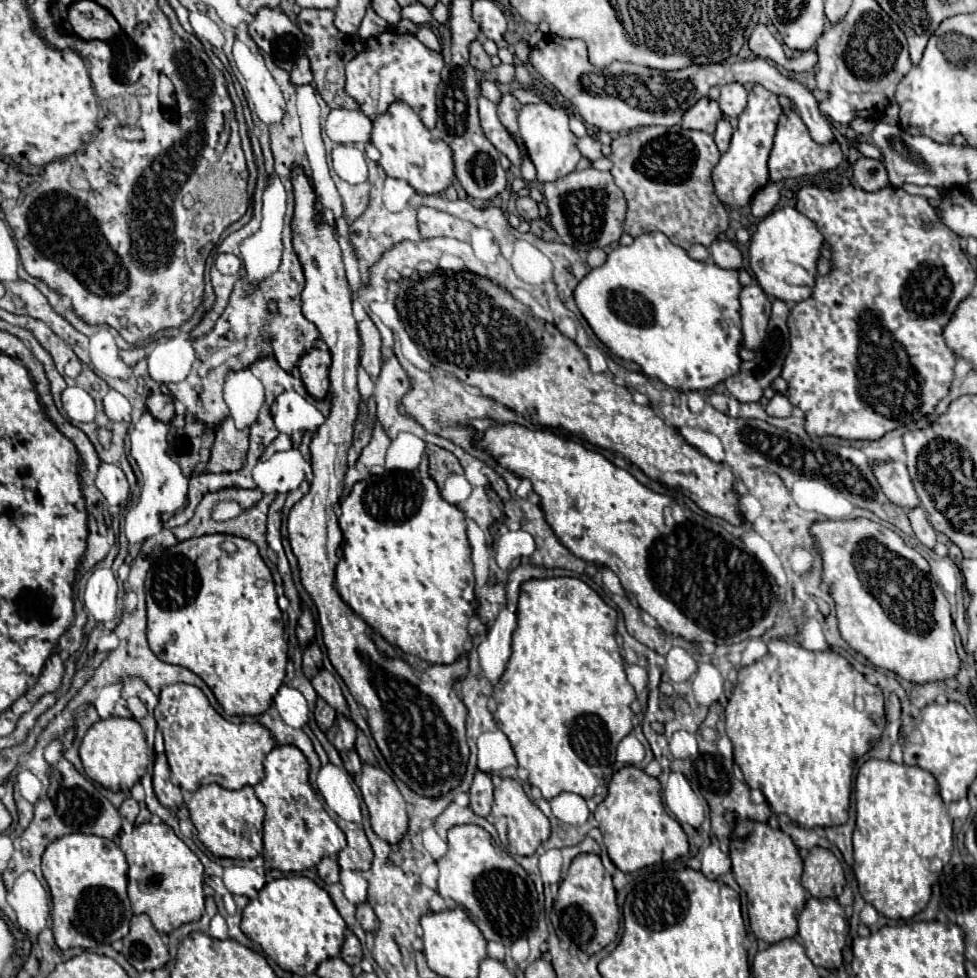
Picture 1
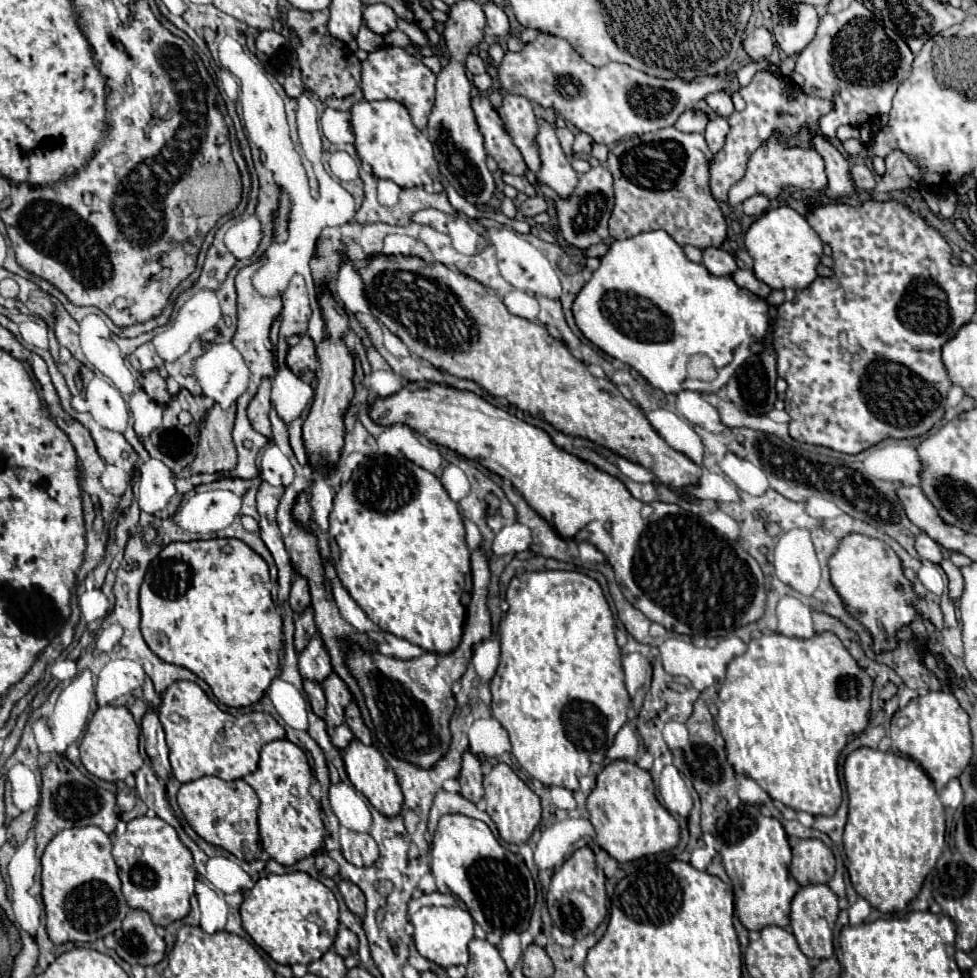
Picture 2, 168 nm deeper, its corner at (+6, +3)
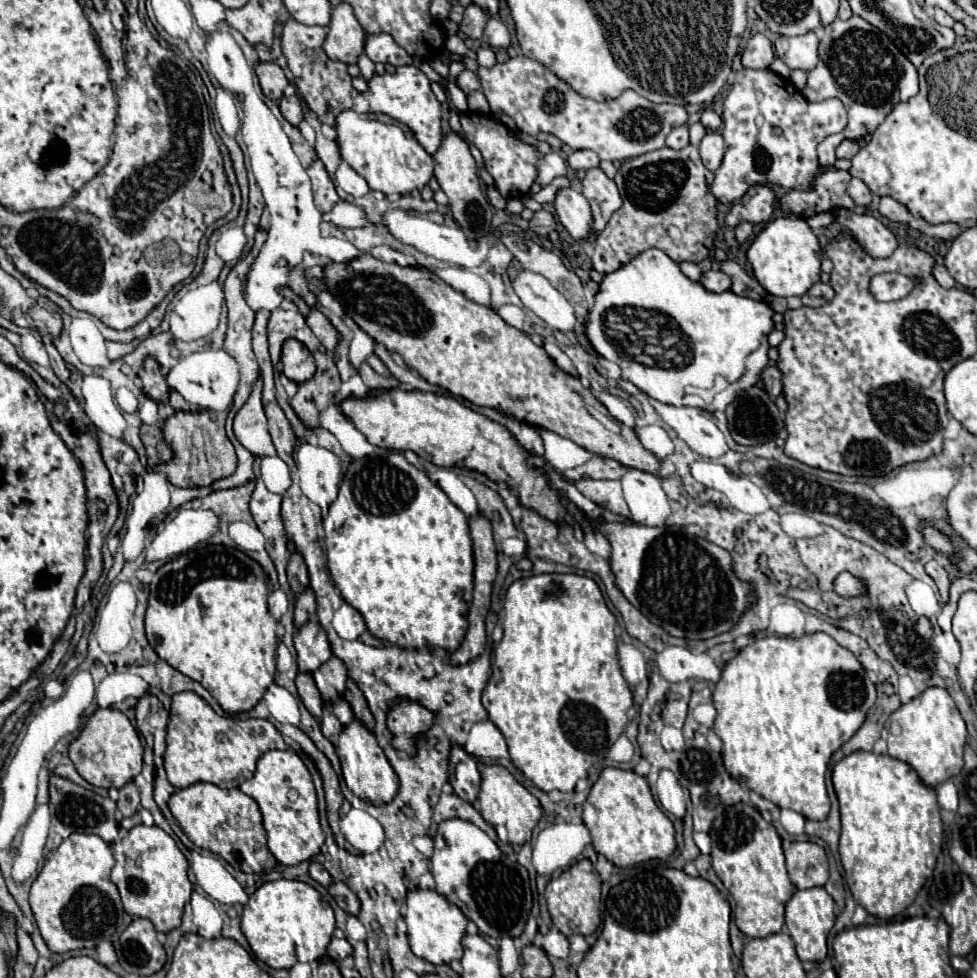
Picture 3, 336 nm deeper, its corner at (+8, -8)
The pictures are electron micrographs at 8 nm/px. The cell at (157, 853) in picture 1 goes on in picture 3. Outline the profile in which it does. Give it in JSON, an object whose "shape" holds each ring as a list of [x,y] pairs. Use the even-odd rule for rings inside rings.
{"shape":[[[135,825],[111,849],[117,861],[111,871],[111,881],[121,893],[125,911],[133,917],[149,919],[161,933],[169,933],[171,929],[181,927],[181,915],[185,903],[189,901],[193,885],[187,879],[187,859],[179,851],[175,841],[157,825]]]}

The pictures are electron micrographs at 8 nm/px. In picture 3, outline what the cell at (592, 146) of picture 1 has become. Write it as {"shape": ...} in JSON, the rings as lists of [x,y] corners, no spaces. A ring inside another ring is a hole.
{"shape":[[[579,149],[579,151],[571,151],[571,155],[567,157],[567,163],[571,165],[571,169],[591,169],[599,165],[599,157],[595,151],[589,149]]]}

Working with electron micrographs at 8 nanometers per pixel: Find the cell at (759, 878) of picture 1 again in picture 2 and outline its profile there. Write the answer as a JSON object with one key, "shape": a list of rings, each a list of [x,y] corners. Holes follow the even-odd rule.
{"shape":[[[739,804],[735,810],[725,812],[717,820],[717,848],[723,860],[723,868],[727,876],[733,882],[733,892],[735,892],[735,910],[741,920],[741,924],[747,930],[761,930],[765,926],[779,926],[779,928],[789,928],[789,906],[791,900],[799,888],[799,884],[793,880],[789,874],[789,862],[791,862],[791,848],[787,842],[787,834],[781,826],[781,822],[773,816],[763,816],[759,806],[755,804]]]}

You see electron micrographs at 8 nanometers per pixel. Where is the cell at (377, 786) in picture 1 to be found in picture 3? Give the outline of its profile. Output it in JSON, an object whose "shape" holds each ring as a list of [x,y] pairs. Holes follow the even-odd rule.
{"shape":[[[357,719],[351,721],[339,735],[337,755],[341,761],[341,769],[343,769],[343,779],[355,797],[361,797],[363,801],[371,805],[391,803],[391,799],[395,799],[395,791],[399,789],[399,779],[393,767],[389,765],[383,749],[377,745],[375,735],[369,733]]]}

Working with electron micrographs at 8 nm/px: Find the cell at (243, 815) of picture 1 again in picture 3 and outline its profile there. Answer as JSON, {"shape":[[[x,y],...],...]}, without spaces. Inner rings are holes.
{"shape":[[[195,783],[177,789],[169,799],[169,809],[197,847],[221,855],[233,869],[243,873],[263,873],[277,865],[277,859],[267,849],[259,805],[241,789],[221,789],[213,783]]]}

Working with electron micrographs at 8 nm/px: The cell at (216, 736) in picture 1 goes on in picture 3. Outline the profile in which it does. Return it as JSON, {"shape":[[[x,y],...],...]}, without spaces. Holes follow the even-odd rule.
{"shape":[[[193,691],[177,693],[171,701],[165,771],[175,789],[183,789],[199,781],[207,781],[223,789],[235,789],[253,777],[255,763],[265,751],[287,747],[283,735],[267,719],[221,717]]]}

